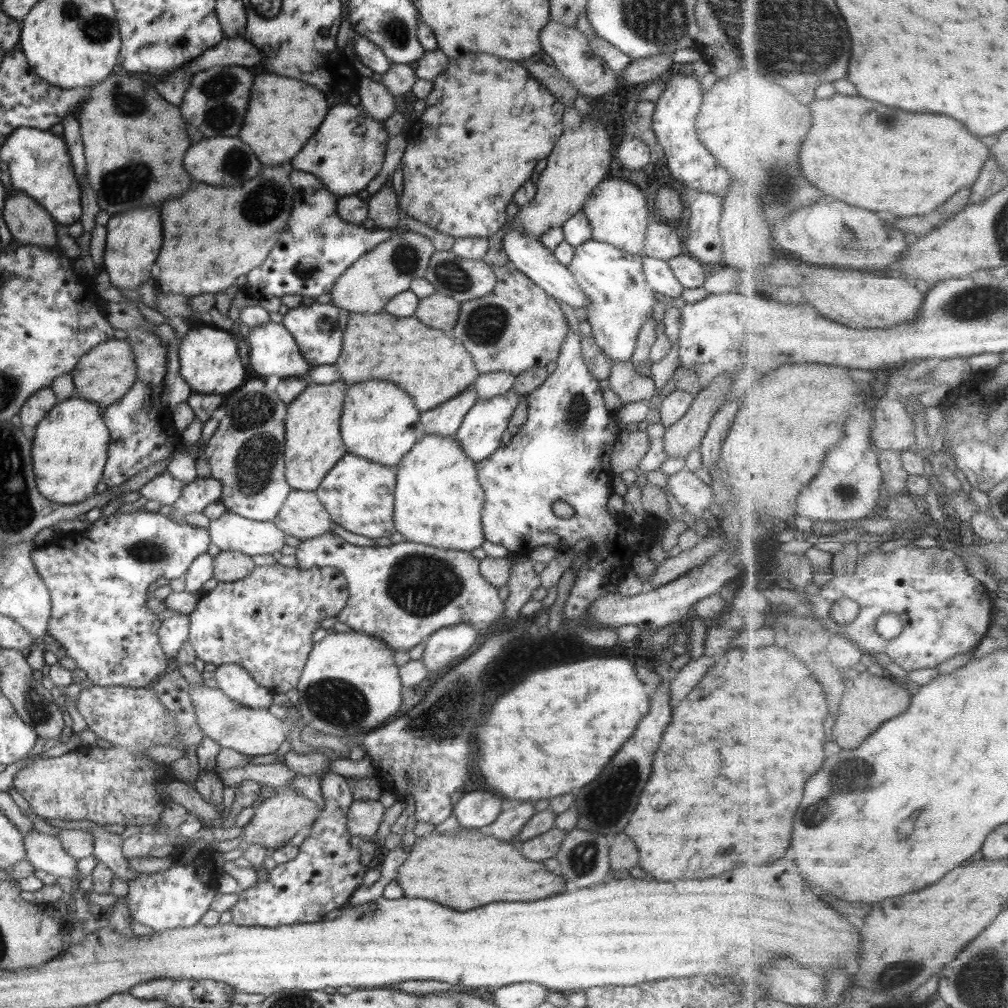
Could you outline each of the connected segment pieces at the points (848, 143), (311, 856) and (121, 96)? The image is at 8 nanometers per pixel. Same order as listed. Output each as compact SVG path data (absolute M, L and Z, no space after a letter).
M836 94L830 100L816 100L812 110L818 120L802 148L804 174L826 194L866 210L884 210L902 217L933 213L962 188L972 188L993 157L990 146L982 138L972 134L964 122L946 114L906 112L864 96L844 94Z
M326 773L321 779L321 791L324 799L324 808L311 826L310 834L299 846L299 854L294 860L286 864L278 864L268 872L268 880L258 880L256 886L238 893L238 902L230 908L232 920L238 926L251 926L262 928L276 928L277 926L294 925L298 923L313 923L325 920L328 912L342 909L349 903L352 894L363 885L364 874L368 870L360 861L358 848L350 844L352 834L346 828L346 815L349 806L354 802L352 781L337 773Z
M123 71L113 72L100 84L90 87L90 96L79 107L76 117L81 129L85 160L88 162L87 176L101 210L109 215L140 206L160 208L168 198L186 194L190 188L193 178L183 168L183 159L191 144L187 124L179 108L162 99L150 82Z

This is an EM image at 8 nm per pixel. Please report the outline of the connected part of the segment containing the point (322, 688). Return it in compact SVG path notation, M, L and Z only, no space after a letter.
M332 632L315 644L299 683L296 708L306 725L322 734L332 734L356 742L362 734L385 726L402 706L404 686L395 661L395 651L367 634Z

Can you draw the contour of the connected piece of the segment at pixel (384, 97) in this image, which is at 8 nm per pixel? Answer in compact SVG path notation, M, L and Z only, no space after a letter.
M360 78L355 101L374 121L385 123L396 111L394 96L381 82Z

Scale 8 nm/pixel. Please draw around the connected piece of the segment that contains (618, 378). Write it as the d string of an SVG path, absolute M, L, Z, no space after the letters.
M631 360L614 362L608 380L610 381L609 389L618 394L624 405L649 400L656 392L653 380L636 372Z

